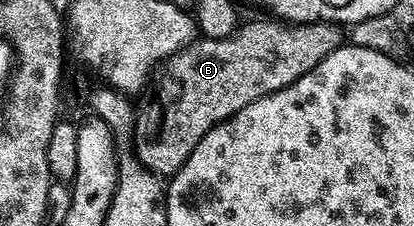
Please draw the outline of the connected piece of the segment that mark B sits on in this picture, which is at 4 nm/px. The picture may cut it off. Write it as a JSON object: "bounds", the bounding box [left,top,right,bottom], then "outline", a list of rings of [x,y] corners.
{"bounds":[137,17,345,175],"outline":[[[271,17],[263,18],[267,19],[244,22],[239,30],[224,39],[200,38],[192,41],[166,60],[162,68],[163,76],[159,79],[159,111],[163,114],[163,120],[159,123],[159,136],[144,147],[142,144],[137,151],[139,159],[156,175],[174,175],[181,169],[189,153],[193,153],[197,141],[201,141],[201,137],[205,137],[209,129],[225,122],[230,115],[236,115],[238,111],[245,109],[245,105],[297,81],[297,77],[309,73],[309,69],[313,69],[317,61],[329,57],[329,53],[333,53],[345,43],[344,28],[335,22],[289,23],[276,21]]]}

